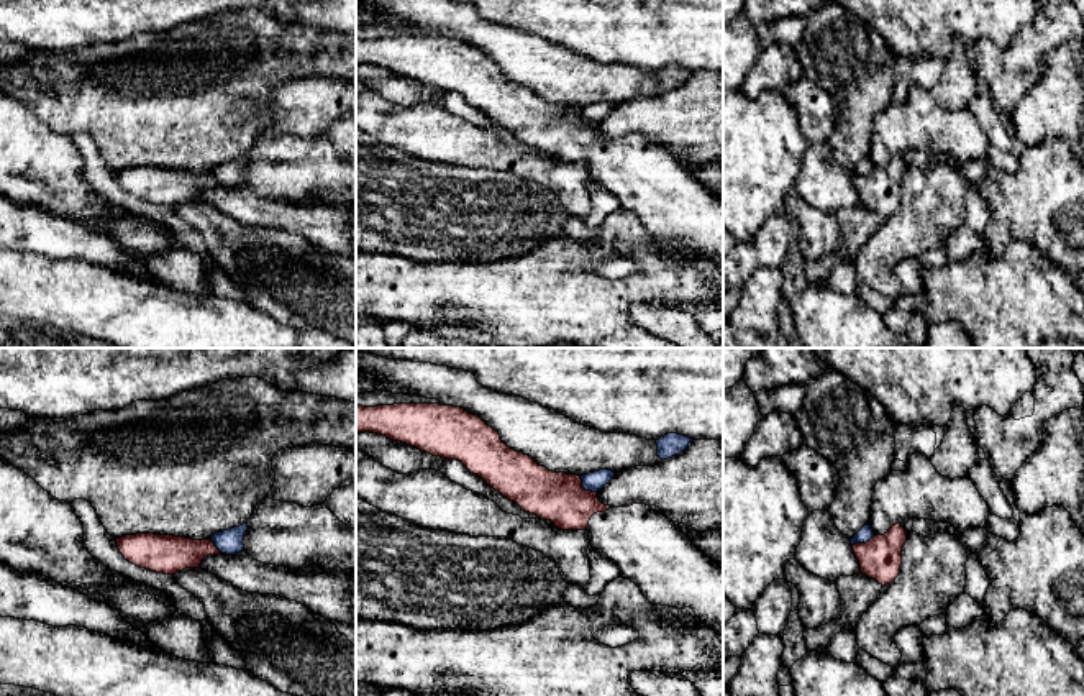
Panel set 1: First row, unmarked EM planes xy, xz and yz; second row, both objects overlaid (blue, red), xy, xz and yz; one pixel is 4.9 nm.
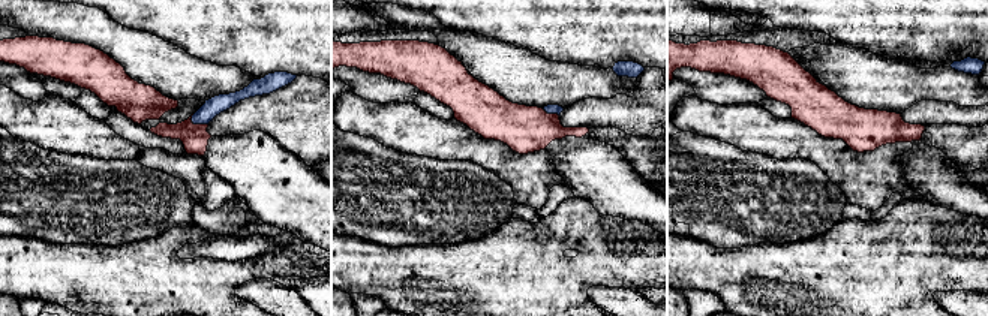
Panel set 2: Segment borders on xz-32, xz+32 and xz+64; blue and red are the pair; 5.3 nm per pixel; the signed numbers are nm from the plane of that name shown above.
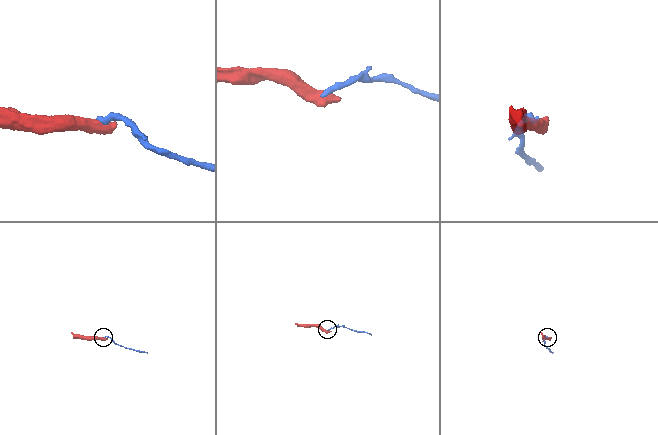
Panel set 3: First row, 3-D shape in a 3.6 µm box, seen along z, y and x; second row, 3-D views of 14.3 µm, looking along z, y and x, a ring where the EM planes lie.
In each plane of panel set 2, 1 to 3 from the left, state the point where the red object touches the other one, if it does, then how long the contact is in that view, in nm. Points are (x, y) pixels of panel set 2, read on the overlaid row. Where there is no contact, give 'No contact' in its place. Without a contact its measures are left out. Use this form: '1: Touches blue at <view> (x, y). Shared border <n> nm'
1: Touches blue at xz-32 (198, 123). Shared border 110 nm
2: Touches blue at xz+32 (550, 113). Shared border 100 nm
3: No contact

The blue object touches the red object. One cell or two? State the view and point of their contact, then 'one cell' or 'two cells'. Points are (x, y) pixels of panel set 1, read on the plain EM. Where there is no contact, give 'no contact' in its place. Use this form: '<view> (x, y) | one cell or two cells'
xz (584, 120) | two cells

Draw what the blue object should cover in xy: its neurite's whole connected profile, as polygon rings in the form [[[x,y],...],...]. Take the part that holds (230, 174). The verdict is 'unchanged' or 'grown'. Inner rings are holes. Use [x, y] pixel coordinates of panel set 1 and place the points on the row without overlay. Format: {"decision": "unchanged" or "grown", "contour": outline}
{"decision": "unchanged", "contour": [[[248,154],[235,161],[216,164],[215,167],[212,167],[210,172],[221,185],[235,187],[243,184],[243,179],[244,179],[243,172],[244,172],[246,163],[248,163]]]}

